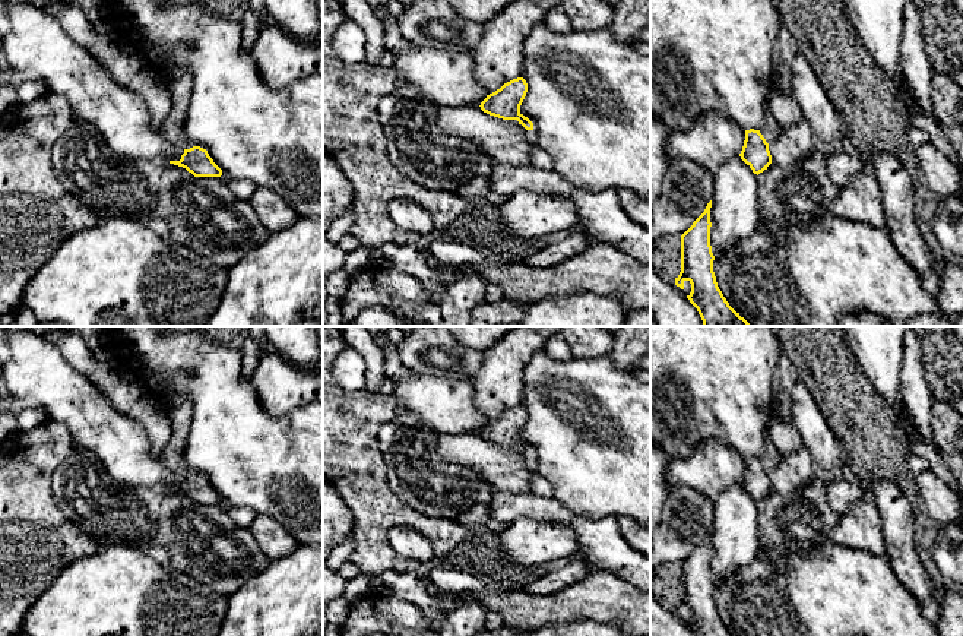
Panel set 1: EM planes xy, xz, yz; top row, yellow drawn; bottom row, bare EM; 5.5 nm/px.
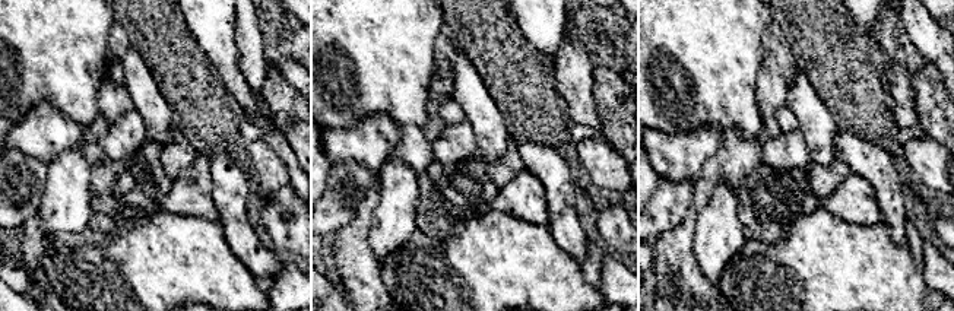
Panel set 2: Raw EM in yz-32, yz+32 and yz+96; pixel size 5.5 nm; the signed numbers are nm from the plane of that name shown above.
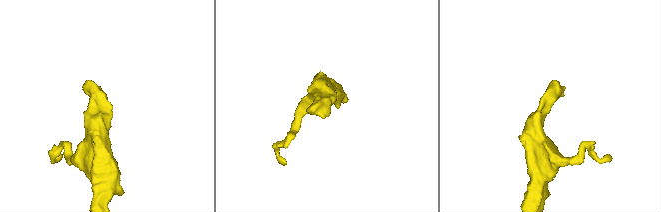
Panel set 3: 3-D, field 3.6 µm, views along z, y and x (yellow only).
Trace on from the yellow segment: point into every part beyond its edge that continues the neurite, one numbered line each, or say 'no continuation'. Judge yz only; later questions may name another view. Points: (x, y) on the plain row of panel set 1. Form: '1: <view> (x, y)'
1: yz (770, 458)

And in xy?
1: xy (180, 413)

